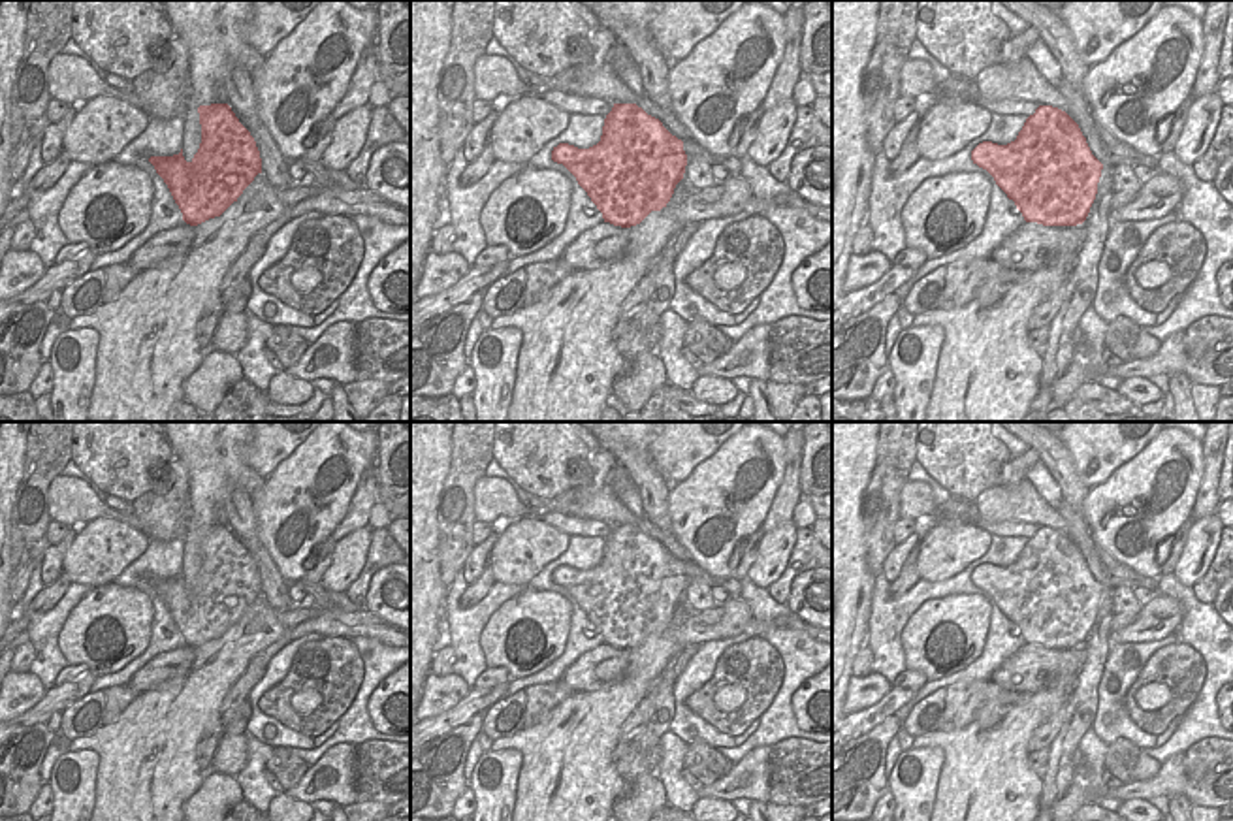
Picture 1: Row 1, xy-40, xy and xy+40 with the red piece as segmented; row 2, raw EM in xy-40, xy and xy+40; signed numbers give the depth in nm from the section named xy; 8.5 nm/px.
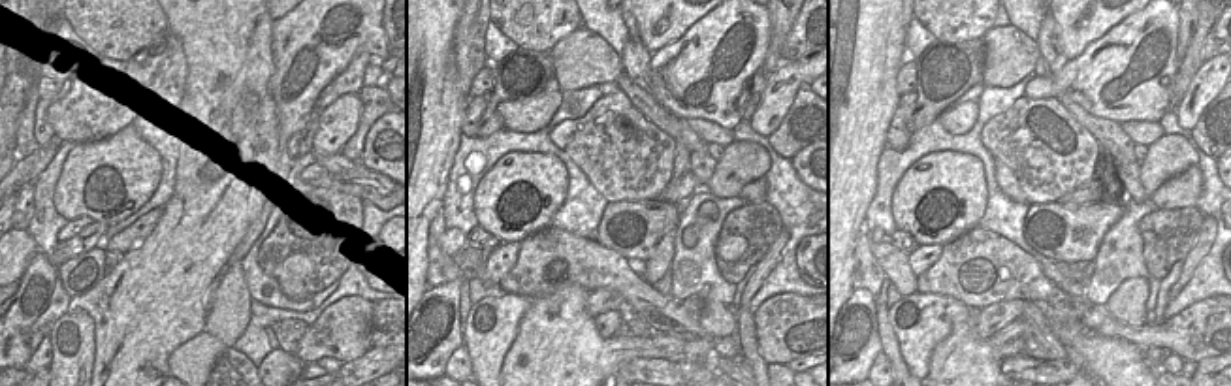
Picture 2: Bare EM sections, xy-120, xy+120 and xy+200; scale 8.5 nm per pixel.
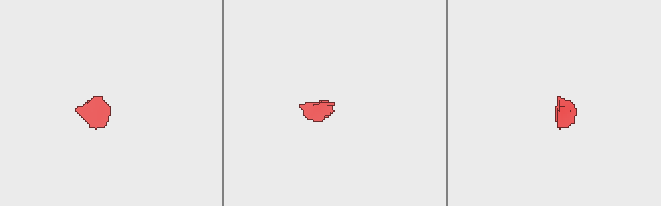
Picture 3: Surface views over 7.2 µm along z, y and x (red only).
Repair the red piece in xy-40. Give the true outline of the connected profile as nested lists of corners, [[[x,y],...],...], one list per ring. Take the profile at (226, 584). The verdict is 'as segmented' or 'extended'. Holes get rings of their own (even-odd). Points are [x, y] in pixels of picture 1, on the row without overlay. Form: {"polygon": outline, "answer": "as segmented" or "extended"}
{"polygon": [[[228,525],[200,527],[198,535],[201,565],[190,584],[183,571],[149,580],[190,648],[220,638],[262,595],[256,563]]], "answer": "as segmented"}

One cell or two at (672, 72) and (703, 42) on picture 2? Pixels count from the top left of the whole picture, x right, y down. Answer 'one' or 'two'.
one

